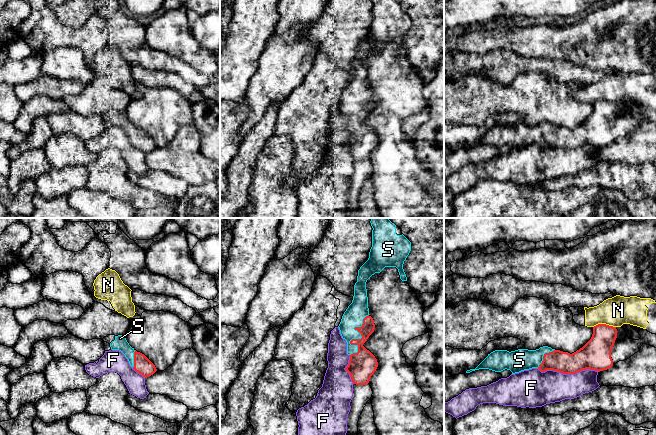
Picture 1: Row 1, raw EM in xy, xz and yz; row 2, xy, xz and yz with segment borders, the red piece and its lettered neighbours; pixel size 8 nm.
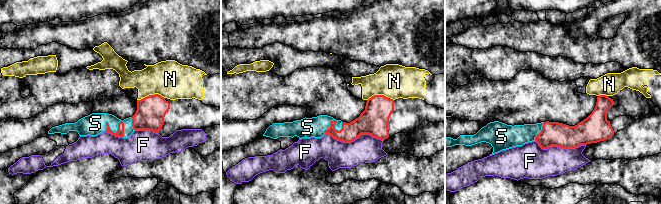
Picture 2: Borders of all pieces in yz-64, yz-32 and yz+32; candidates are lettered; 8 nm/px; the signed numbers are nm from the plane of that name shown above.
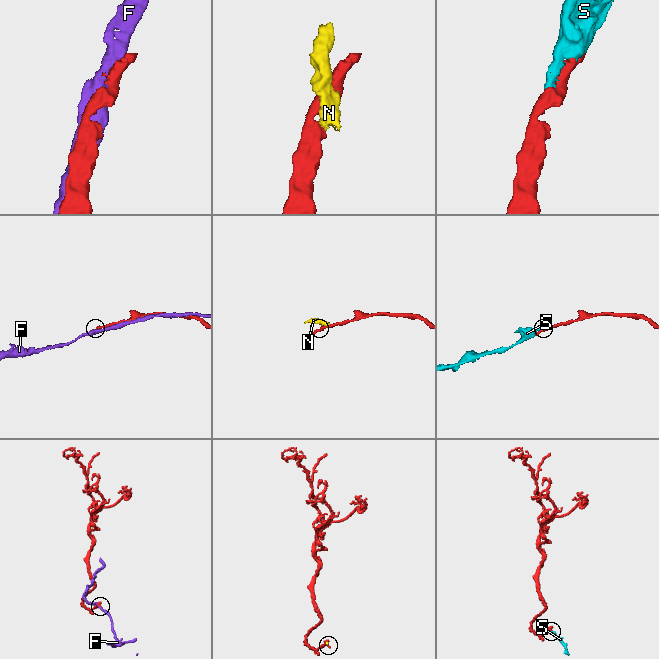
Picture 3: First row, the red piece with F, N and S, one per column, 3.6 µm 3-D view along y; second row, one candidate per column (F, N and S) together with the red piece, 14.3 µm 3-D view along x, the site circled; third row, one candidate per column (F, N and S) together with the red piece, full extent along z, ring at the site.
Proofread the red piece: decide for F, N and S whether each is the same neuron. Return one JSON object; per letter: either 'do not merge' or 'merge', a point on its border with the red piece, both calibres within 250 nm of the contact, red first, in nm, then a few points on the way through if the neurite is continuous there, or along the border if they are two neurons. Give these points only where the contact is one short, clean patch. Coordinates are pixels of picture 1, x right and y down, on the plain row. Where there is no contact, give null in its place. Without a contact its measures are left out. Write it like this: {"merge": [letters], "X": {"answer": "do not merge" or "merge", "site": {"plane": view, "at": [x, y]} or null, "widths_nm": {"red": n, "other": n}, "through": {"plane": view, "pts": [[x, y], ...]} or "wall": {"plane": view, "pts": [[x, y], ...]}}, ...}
{"merge": ["S"], "F": {"answer": "do not merge", "site": {"plane": "yz", "at": [568, 149]}, "widths_nm": {"red": 220, "other": 260}}, "N": {"answer": "do not merge", "site": {"plane": "yz", "at": [604, 100]}, "widths_nm": {"red": 240, "other": 240}}, "S": {"answer": "merge", "site": {"plane": "xz", "at": [358, 115]}, "widths_nm": {"red": 220, "other": 160}}}

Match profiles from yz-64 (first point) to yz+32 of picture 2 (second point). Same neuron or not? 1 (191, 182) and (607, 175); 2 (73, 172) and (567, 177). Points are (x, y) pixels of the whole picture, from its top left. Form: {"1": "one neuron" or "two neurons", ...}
{"1": "one neuron", "2": "two neurons"}

